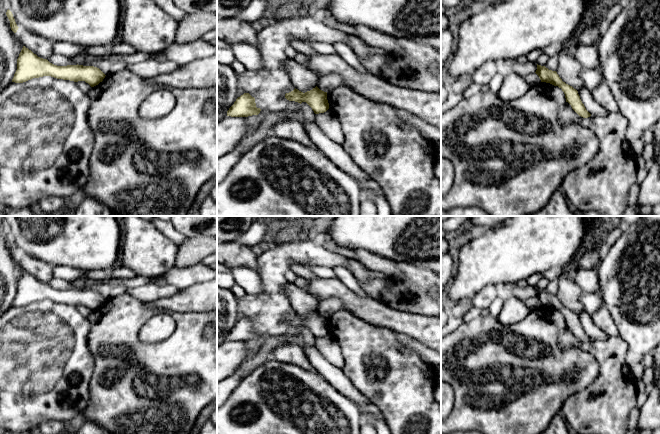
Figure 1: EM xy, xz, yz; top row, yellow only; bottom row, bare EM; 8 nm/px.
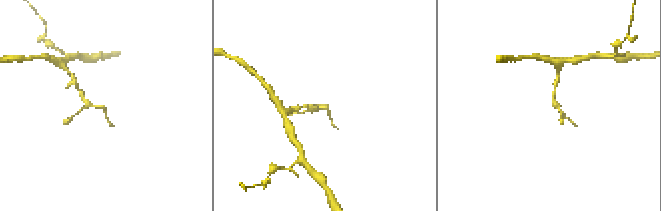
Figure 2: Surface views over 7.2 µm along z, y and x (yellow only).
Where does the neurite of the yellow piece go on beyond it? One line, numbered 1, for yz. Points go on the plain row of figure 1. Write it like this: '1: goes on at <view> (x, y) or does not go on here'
1: does not go on here

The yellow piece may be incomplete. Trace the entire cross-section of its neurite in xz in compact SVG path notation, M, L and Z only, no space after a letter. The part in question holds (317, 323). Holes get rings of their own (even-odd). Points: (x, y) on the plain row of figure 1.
M317 310L305 317L295 312L293 315L286 317L285 322L300 328L306 326L315 338L324 337L329 333L327 316L320 314Z

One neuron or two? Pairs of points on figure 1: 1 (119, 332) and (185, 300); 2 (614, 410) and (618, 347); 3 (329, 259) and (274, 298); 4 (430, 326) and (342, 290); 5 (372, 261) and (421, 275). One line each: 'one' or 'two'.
1: two
2: one
3: one
4: one
5: two

